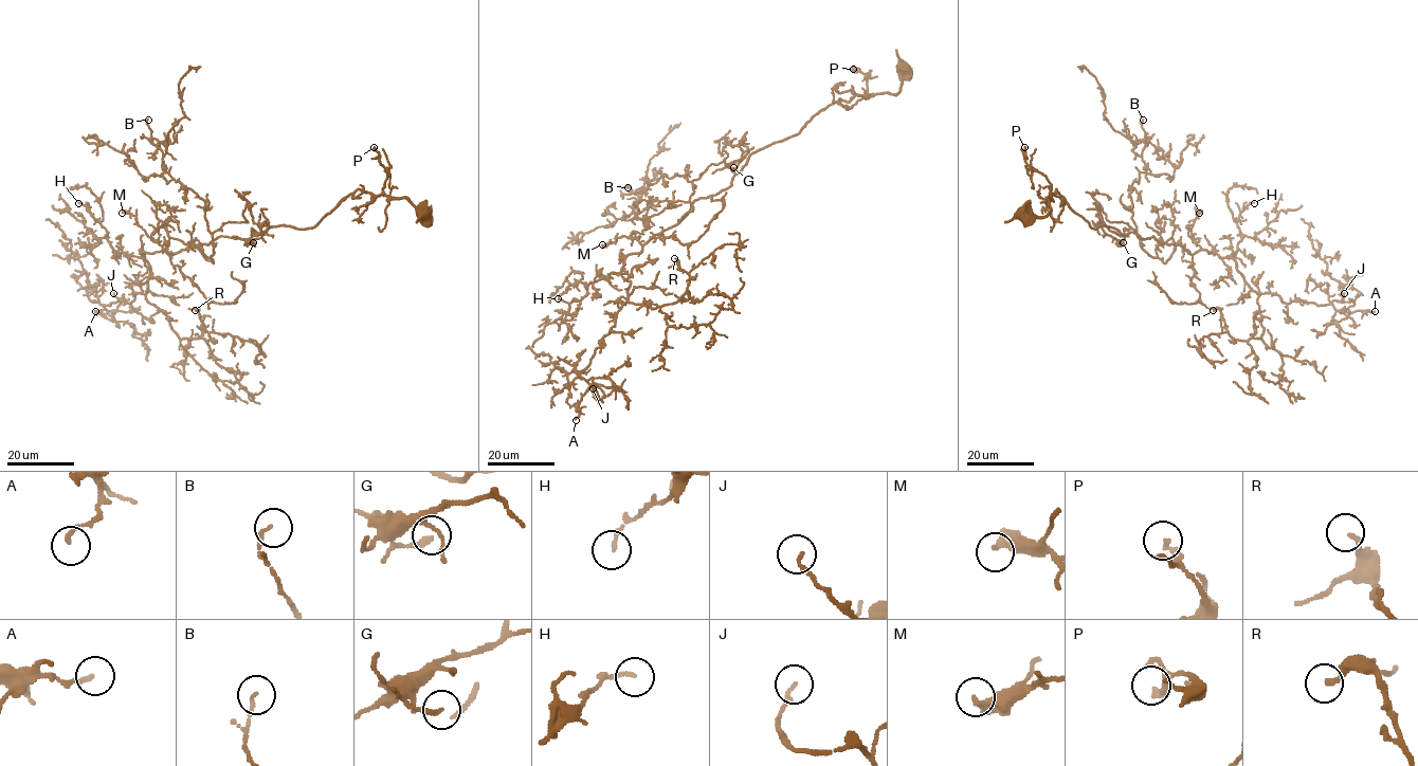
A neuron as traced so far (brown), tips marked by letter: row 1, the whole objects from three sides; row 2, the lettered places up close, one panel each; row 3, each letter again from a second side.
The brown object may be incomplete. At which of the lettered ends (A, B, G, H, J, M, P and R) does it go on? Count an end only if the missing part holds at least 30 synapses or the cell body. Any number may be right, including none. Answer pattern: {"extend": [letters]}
{"extend": []}

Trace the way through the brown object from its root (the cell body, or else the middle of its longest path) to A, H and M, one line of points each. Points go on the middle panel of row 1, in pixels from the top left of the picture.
A: (903, 69), (896, 94), (829, 104), (624, 258), (628, 301), (580, 372), (592, 384), (576, 420)
H: (903, 69), (896, 94), (829, 104), (753, 151), (619, 273), (558, 298)
M: (903, 69), (896, 94), (829, 104), (642, 245), (602, 244)

